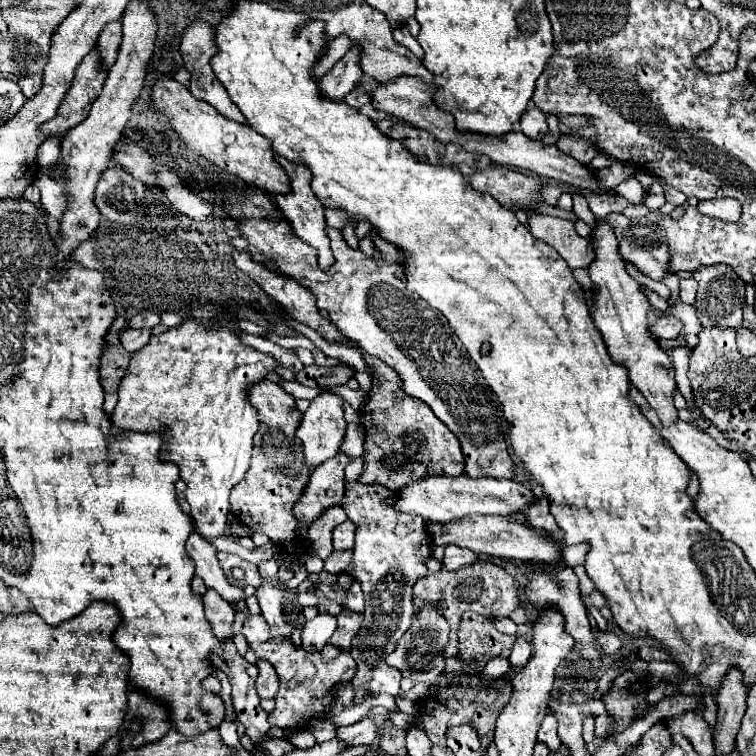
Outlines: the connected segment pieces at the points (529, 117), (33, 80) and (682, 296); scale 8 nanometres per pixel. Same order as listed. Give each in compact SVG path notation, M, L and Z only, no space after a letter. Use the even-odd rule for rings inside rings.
M529 108L523 116L521 116L521 132L531 138L531 140L541 140L547 134L547 122L545 122L545 114L539 108Z
M33 74L33 76L25 76L25 78L21 78L19 80L19 86L21 86L21 90L23 90L23 94L27 96L27 98L31 98L31 96L35 96L39 90L41 90L41 76L39 74Z
M693 278L681 280L681 292L679 292L679 300L681 300L681 302L693 304L695 292L697 292L697 286L695 286L695 280L693 280Z

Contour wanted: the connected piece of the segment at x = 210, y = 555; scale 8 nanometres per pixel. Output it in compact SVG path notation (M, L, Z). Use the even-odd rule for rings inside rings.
M191 534L187 540L187 554L195 562L195 574L205 582L207 588L215 590L229 604L245 600L245 592L227 582L215 556L217 548L211 542L207 542L205 538L199 538L199 534Z

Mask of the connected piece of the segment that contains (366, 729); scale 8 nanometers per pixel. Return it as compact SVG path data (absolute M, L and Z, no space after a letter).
M363 718L361 722L347 726L347 728L339 728L337 730L337 738L343 740L345 748L351 746L371 746L371 742L377 738L377 726L373 724L373 720Z

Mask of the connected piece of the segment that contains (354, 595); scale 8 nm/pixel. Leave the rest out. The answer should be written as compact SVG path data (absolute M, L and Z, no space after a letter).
M353 582L353 586L347 590L347 602L345 606L353 612L359 612L363 614L363 606L365 606L365 600L363 600L363 592L361 592L361 586L359 582Z

